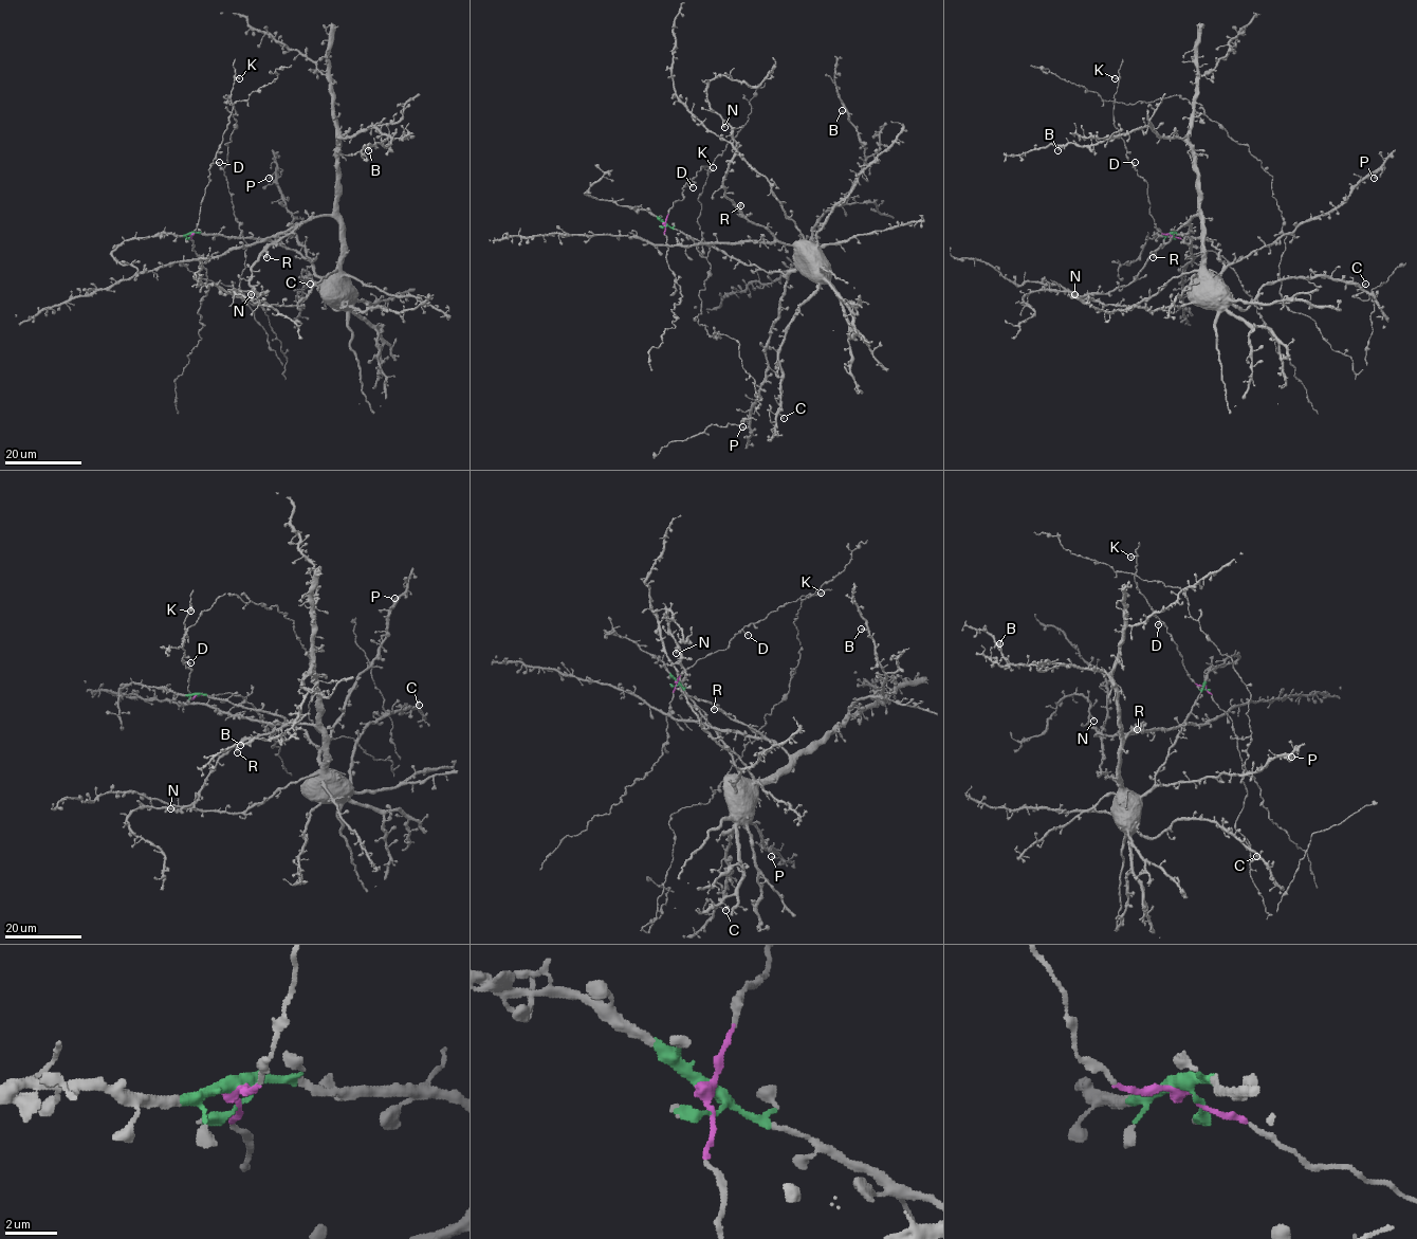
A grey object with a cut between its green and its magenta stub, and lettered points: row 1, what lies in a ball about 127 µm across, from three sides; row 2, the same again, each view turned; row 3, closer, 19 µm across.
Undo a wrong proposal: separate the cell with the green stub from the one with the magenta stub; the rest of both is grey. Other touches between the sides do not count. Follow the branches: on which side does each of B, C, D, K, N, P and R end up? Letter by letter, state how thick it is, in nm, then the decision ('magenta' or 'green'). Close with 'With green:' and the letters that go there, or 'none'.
B: 380 nm thick; green
C: 260 nm thick; green
D: 320 nm thick; magenta
K: 300 nm thick; magenta
N: 360 nm thick; green
P: 440 nm thick; green
R: 400 nm thick; green
With green: B, C, N, P, R

